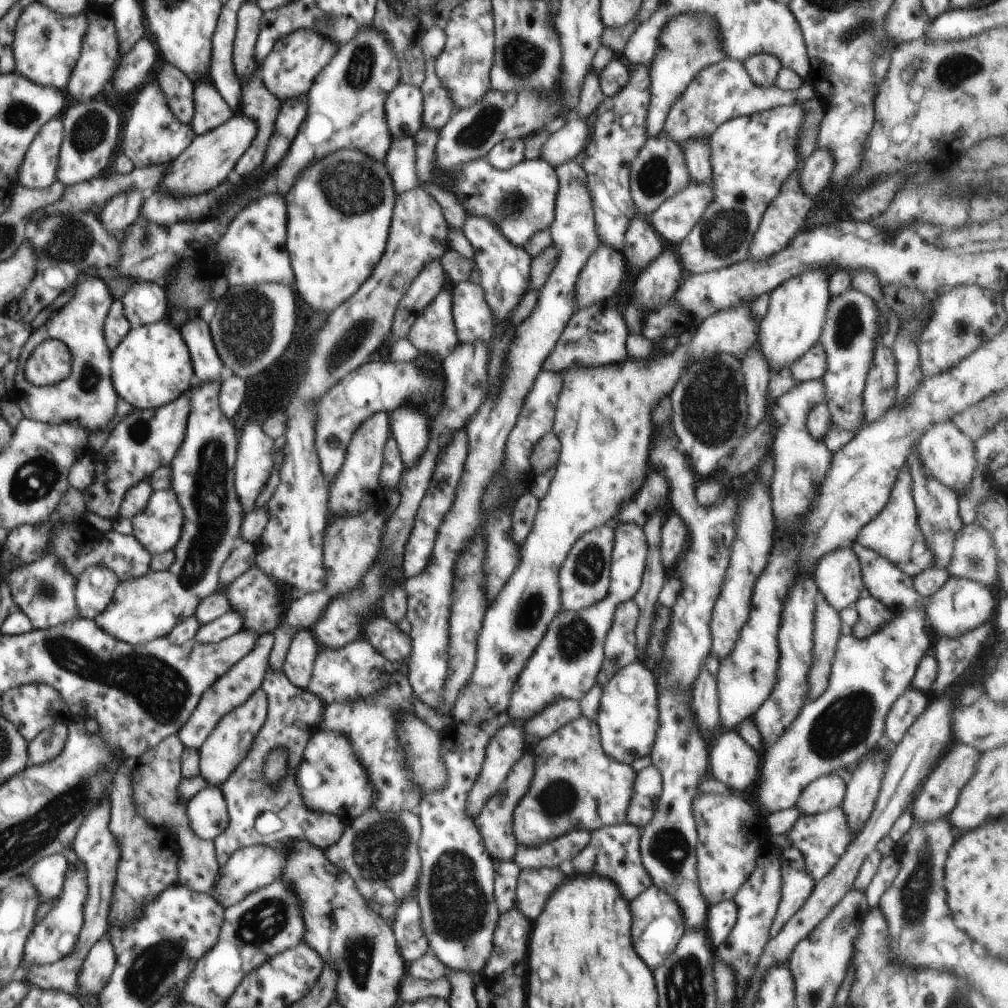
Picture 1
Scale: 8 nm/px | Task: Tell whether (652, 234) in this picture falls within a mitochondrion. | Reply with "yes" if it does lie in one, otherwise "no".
no

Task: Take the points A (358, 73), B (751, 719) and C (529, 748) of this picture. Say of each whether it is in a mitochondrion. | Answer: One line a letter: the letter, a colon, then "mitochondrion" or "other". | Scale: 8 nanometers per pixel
A: mitochondrion
B: other
C: other

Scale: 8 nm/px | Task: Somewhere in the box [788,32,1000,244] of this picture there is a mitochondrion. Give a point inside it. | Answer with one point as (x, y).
(960, 68)

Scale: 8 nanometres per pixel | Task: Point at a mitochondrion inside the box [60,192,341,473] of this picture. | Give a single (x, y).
(247, 328)

